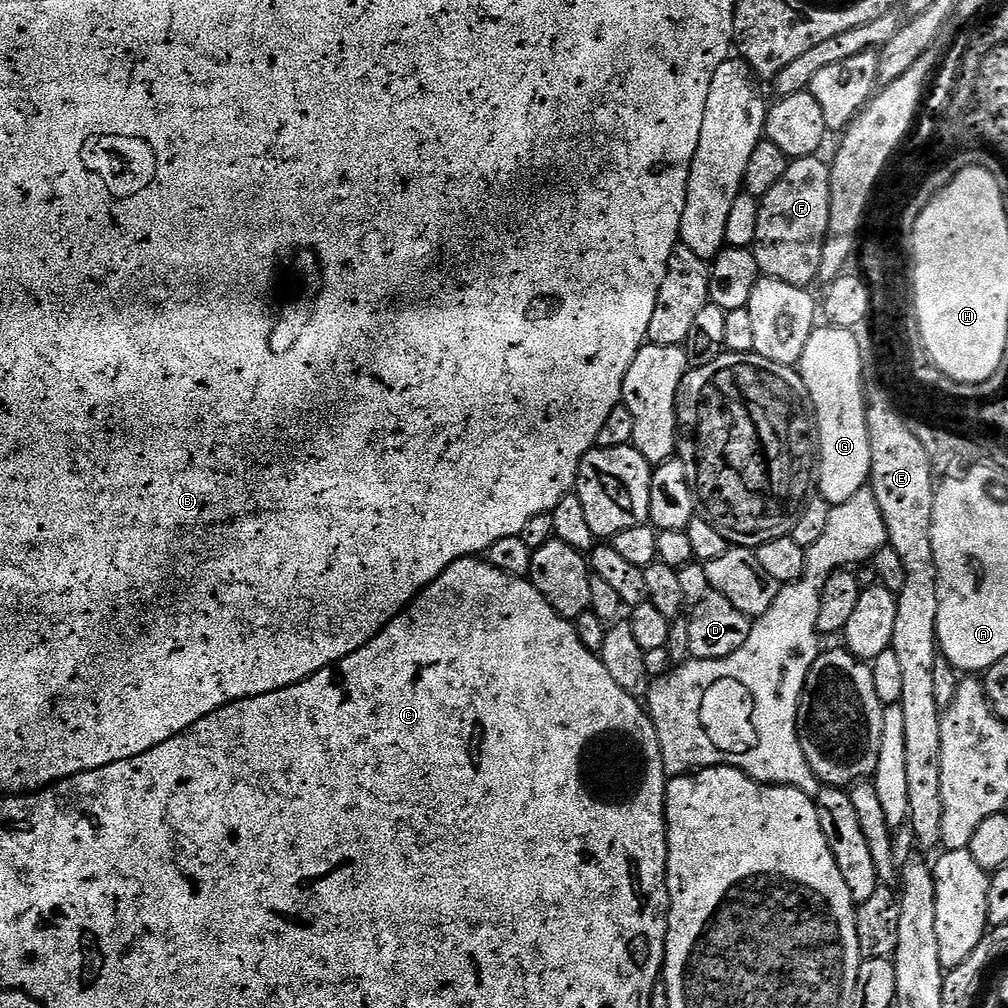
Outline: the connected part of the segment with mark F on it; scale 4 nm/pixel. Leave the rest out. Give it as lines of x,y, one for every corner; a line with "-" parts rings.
819,155
807,156
789,163
782,182
774,186
760,200
758,214
758,234
754,251
756,261
764,276
773,276
775,280
790,282
790,286
808,288
820,276
820,259
824,249
824,239
830,226
830,190
832,189
832,170
827,163
820,161

